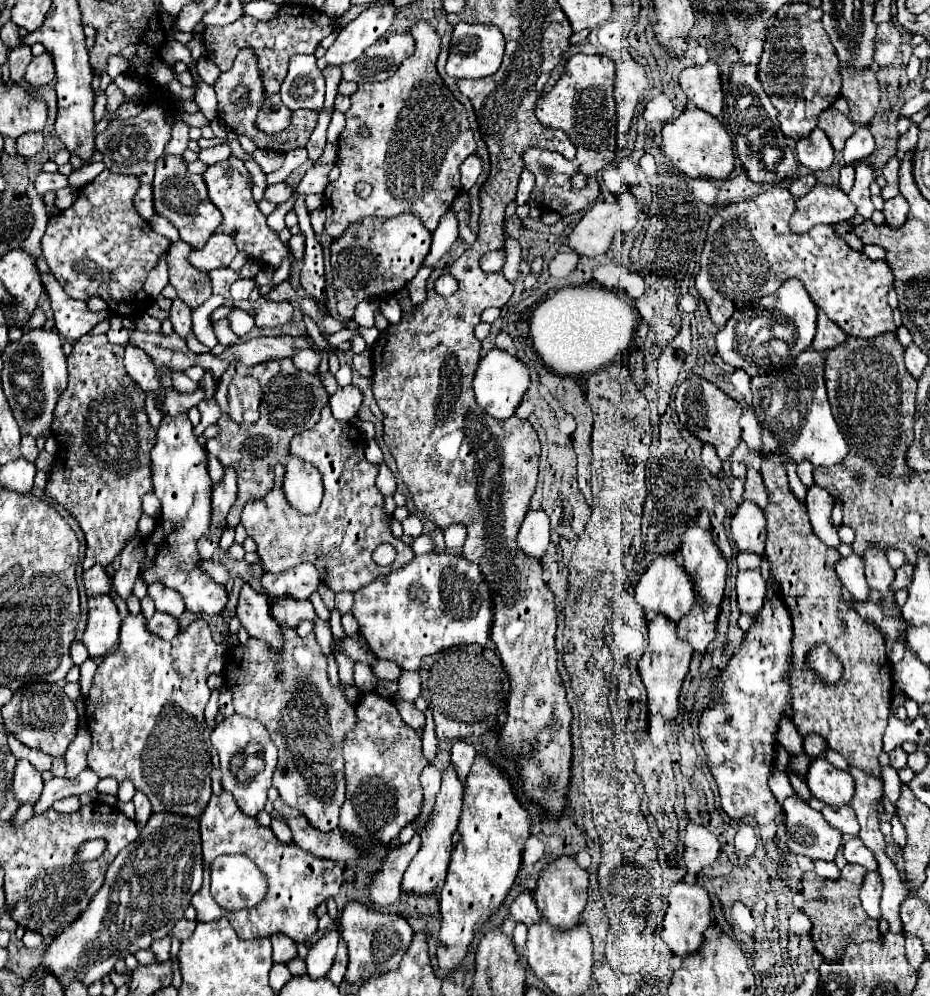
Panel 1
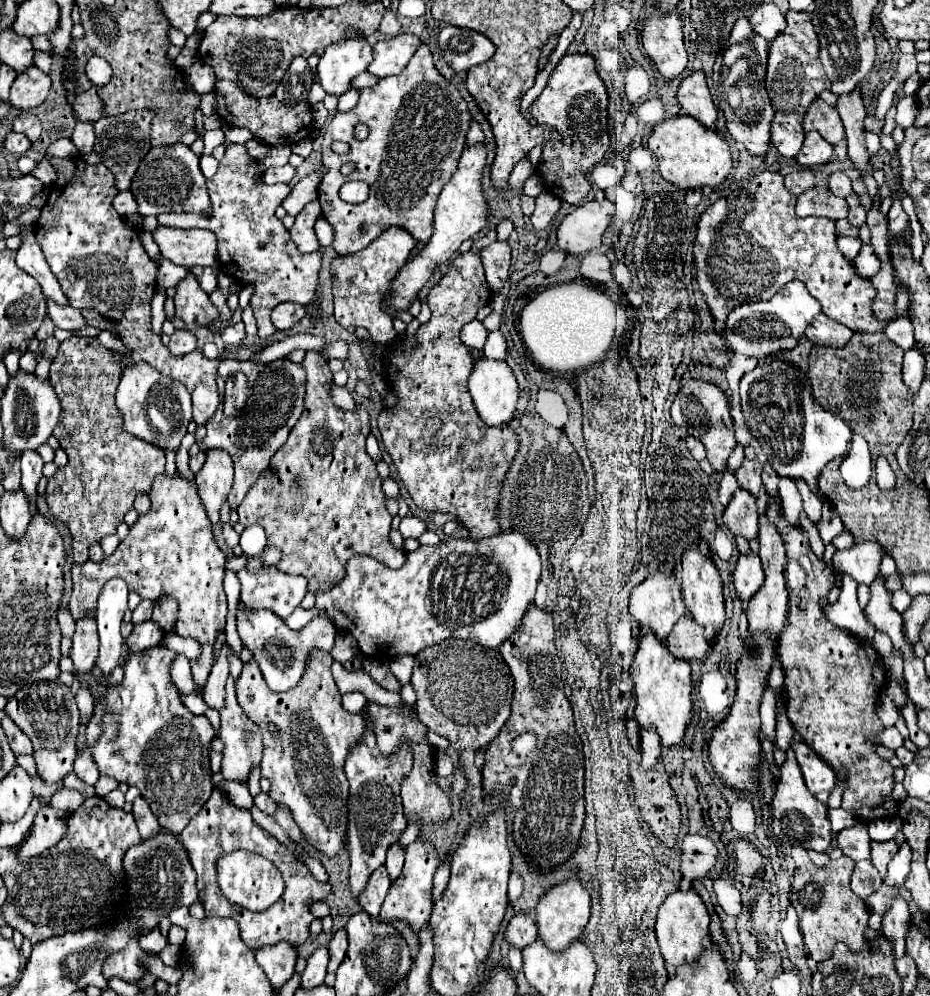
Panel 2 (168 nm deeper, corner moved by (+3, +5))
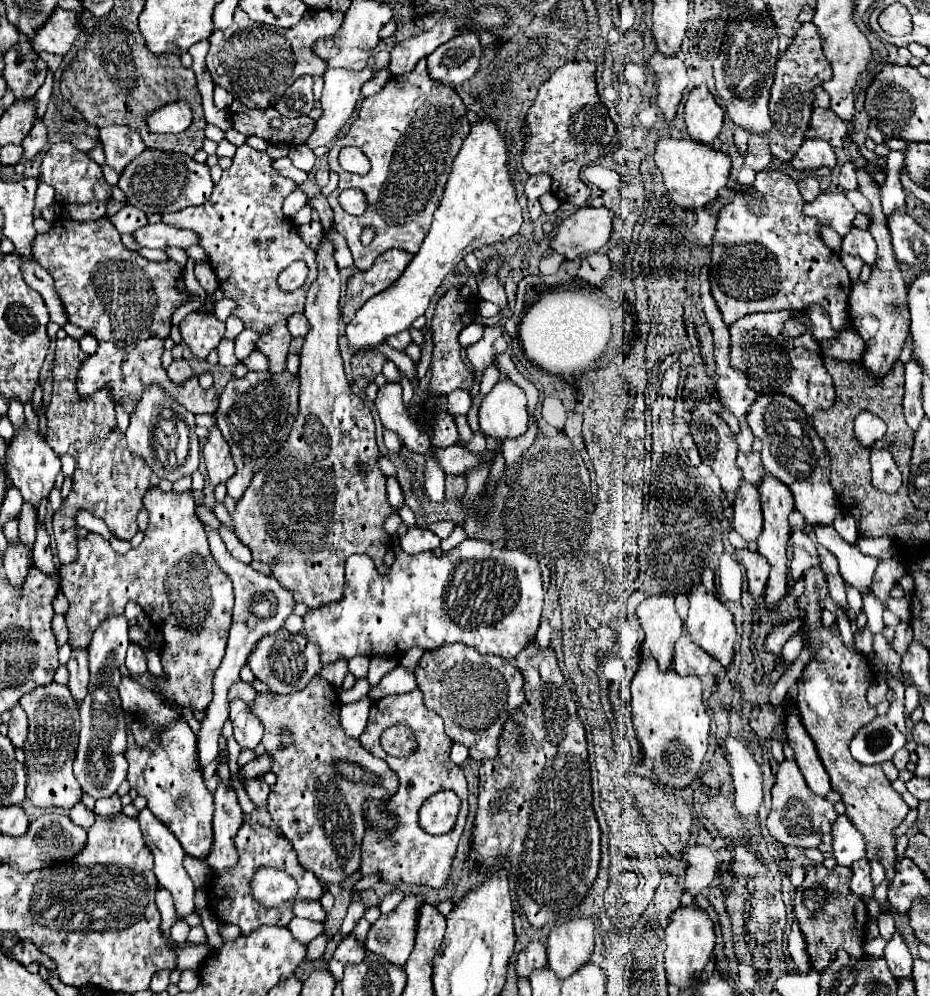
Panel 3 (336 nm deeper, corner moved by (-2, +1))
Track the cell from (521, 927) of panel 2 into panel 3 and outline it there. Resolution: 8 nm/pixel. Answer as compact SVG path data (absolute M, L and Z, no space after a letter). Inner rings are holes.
M539 941L529 943L519 955L517 955L517 977L527 979L535 969L543 969L547 965L545 945Z

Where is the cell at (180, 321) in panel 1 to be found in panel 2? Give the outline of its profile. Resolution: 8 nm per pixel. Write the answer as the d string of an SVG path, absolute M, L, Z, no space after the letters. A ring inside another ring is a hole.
M178 329L174 331L174 335L170 337L170 343L168 343L168 349L174 353L174 355L188 355L196 349L196 335L188 329Z

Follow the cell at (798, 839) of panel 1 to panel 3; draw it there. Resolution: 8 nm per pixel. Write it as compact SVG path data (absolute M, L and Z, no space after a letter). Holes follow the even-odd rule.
M785 759L779 765L777 781L771 789L771 811L767 817L767 829L771 837L775 837L783 845L793 847L819 847L821 837L829 833L831 823L837 819L837 811L833 809L833 803L829 803L825 797L815 795L801 777L801 771L797 769L797 763L793 759Z

